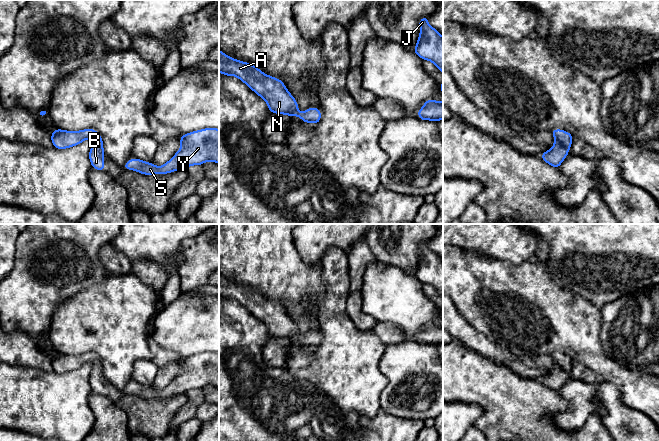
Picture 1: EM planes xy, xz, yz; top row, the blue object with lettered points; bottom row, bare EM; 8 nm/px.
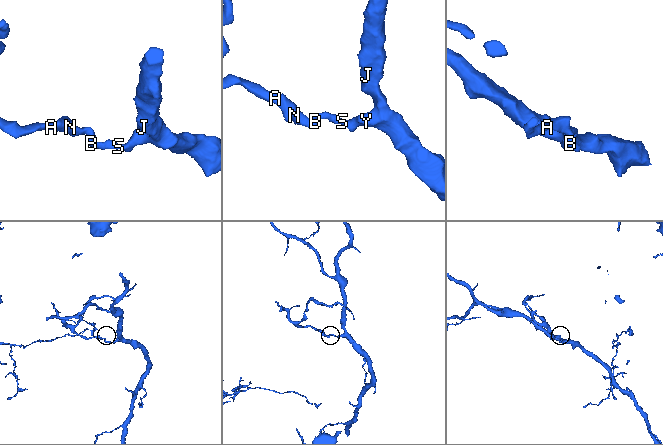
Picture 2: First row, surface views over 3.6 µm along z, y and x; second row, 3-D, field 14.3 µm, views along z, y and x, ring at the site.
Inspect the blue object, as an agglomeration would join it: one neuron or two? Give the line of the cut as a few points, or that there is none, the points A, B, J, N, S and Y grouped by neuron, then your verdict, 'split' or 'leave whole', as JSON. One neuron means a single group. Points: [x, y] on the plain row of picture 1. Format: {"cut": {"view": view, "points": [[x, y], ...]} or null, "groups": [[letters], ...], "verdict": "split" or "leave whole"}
{"cut": null, "groups": [["A", "B", "J", "N", "S", "Y"]], "verdict": "leave whole"}

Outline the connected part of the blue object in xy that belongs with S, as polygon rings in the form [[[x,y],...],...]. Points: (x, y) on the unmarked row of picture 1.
[[[206,352],[182,359],[179,375],[163,390],[134,383],[126,386],[124,393],[136,394],[141,398],[166,398],[183,394],[191,389],[201,389],[206,385],[219,388],[219,353]]]

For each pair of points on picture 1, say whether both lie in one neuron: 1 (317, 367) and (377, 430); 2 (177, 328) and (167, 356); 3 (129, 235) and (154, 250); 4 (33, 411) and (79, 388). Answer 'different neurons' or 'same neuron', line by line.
1: different neurons
2: different neurons
3: same neuron
4: same neuron

